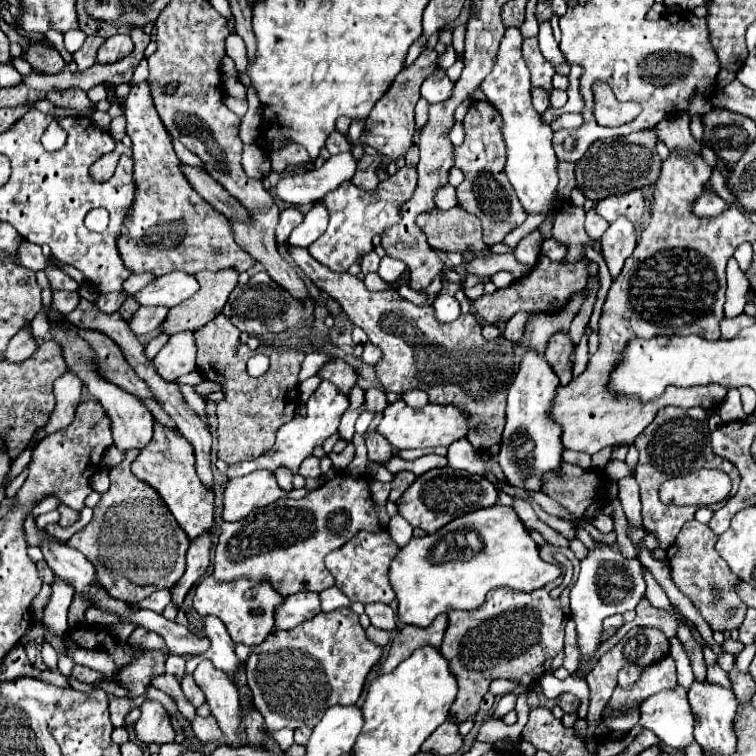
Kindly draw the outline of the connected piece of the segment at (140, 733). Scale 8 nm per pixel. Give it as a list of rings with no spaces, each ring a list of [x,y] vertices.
[[[147,700],[141,704],[141,718],[133,726],[135,736],[143,744],[167,744],[175,742],[175,730],[171,726],[171,720],[167,716],[167,710],[155,702]]]

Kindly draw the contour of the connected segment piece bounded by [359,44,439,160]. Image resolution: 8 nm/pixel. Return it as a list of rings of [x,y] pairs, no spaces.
[[[427,44],[421,48],[419,58],[405,70],[401,70],[395,78],[395,82],[391,84],[391,88],[385,92],[385,96],[375,104],[375,108],[371,110],[365,128],[359,136],[359,140],[367,146],[373,146],[379,154],[389,156],[391,160],[399,160],[405,156],[405,152],[411,148],[413,142],[413,134],[415,134],[415,120],[413,120],[413,110],[415,104],[419,100],[419,88],[423,84],[423,80],[427,80],[433,70],[437,68],[437,52],[435,48],[429,48]]]

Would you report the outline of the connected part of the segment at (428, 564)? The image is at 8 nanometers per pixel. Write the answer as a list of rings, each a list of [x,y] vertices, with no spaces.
[[[491,506],[465,514],[461,518],[455,518],[451,524],[443,526],[443,530],[437,530],[435,534],[409,540],[409,544],[397,552],[389,568],[389,580],[399,602],[397,606],[399,620],[403,624],[413,624],[421,628],[429,626],[435,620],[435,616],[443,612],[479,608],[485,602],[489,590],[511,588],[531,592],[553,582],[555,578],[559,578],[559,574],[561,574],[559,566],[547,564],[539,558],[537,544],[531,540],[523,522],[517,518],[517,512],[507,506]]]

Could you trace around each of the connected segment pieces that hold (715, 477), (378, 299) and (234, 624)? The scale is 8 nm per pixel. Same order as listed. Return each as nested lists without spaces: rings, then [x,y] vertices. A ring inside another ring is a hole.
[[[695,470],[691,474],[667,480],[659,498],[665,504],[713,504],[723,502],[731,492],[731,480],[721,470]]]
[[[289,246],[289,252],[295,264],[317,284],[317,288],[335,298],[341,304],[343,312],[349,316],[349,320],[355,326],[363,328],[369,340],[377,348],[381,348],[381,358],[375,366],[375,372],[383,388],[387,392],[399,394],[411,388],[419,388],[431,392],[429,394],[431,404],[457,406],[457,410],[469,414],[467,420],[471,422],[471,434],[467,434],[467,440],[479,452],[489,450],[489,446],[499,444],[501,440],[501,432],[505,426],[507,386],[511,386],[523,354],[527,350],[543,354],[549,338],[555,332],[569,330],[569,324],[579,312],[579,306],[583,302],[583,292],[579,292],[575,294],[575,298],[571,298],[571,302],[563,310],[555,314],[531,314],[527,322],[527,332],[521,342],[509,342],[503,336],[497,338],[497,362],[495,362],[491,356],[495,352],[495,340],[487,342],[481,336],[479,320],[473,314],[461,314],[457,320],[443,324],[435,318],[433,306],[415,306],[413,302],[399,298],[395,290],[369,292],[359,278],[349,276],[347,272],[335,274],[327,270],[327,266],[315,262],[307,248]],[[415,354],[425,354],[425,360],[437,366],[415,364]]]
[[[207,576],[195,590],[193,608],[199,616],[217,616],[225,626],[235,644],[259,646],[275,628],[275,610],[283,604],[283,598],[267,584],[249,578],[239,578],[233,582],[215,582]]]

